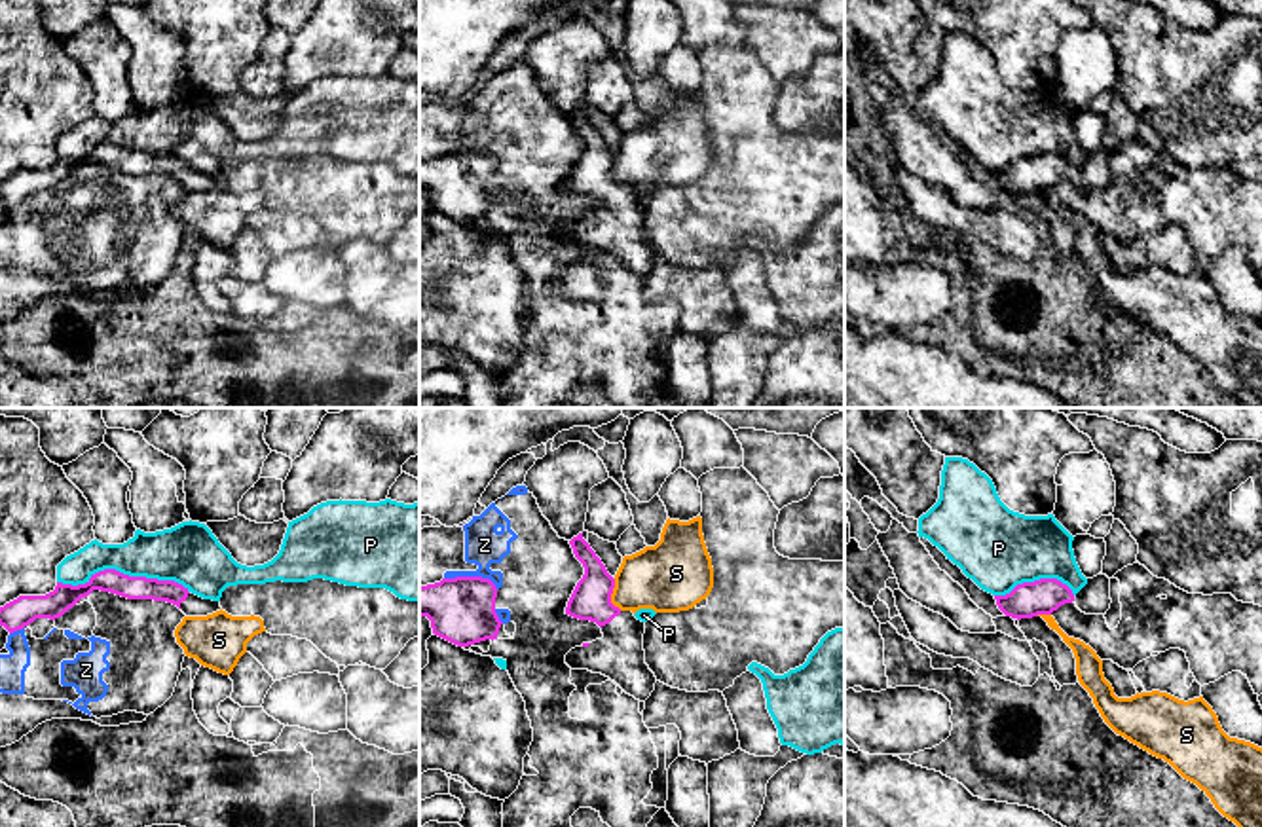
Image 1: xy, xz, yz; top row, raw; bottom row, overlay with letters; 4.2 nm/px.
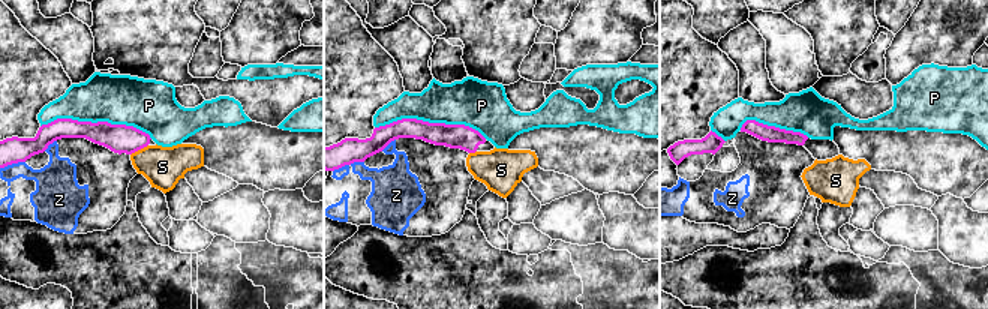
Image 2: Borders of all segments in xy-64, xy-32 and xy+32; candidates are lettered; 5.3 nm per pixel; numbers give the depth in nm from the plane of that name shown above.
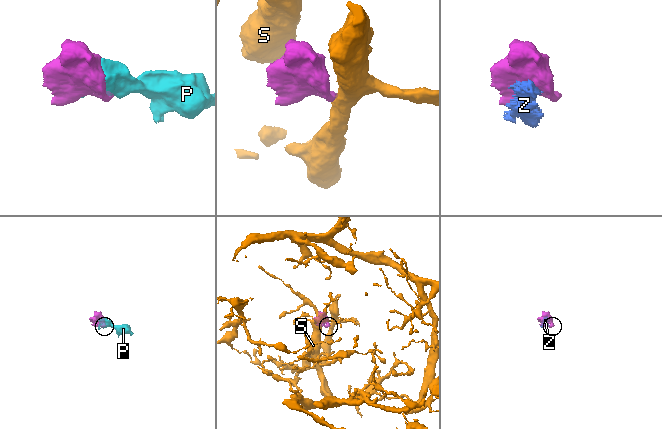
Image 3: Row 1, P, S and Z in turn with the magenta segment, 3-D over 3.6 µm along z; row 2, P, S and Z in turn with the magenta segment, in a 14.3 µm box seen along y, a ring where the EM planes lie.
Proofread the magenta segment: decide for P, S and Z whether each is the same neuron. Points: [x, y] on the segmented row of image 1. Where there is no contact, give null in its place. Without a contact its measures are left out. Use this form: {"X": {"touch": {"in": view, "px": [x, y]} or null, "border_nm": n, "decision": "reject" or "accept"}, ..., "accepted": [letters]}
{"P": {"touch": {"in": "xy", "px": [122, 573]}, "border_nm": 550, "decision": "reject"}, "S": {"touch": {"in": "xz", "px": [610, 596]}, "border_nm": 140, "decision": "reject"}, "Z": {"touch": {"in": "xz", "px": [471, 577]}, "border_nm": 240, "decision": "reject"}, "accepted": []}

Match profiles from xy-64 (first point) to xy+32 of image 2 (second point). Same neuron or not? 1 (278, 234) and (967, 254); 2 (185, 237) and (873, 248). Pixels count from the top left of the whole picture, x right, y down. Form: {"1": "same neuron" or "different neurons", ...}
{"1": "same neuron", "2": "same neuron"}

